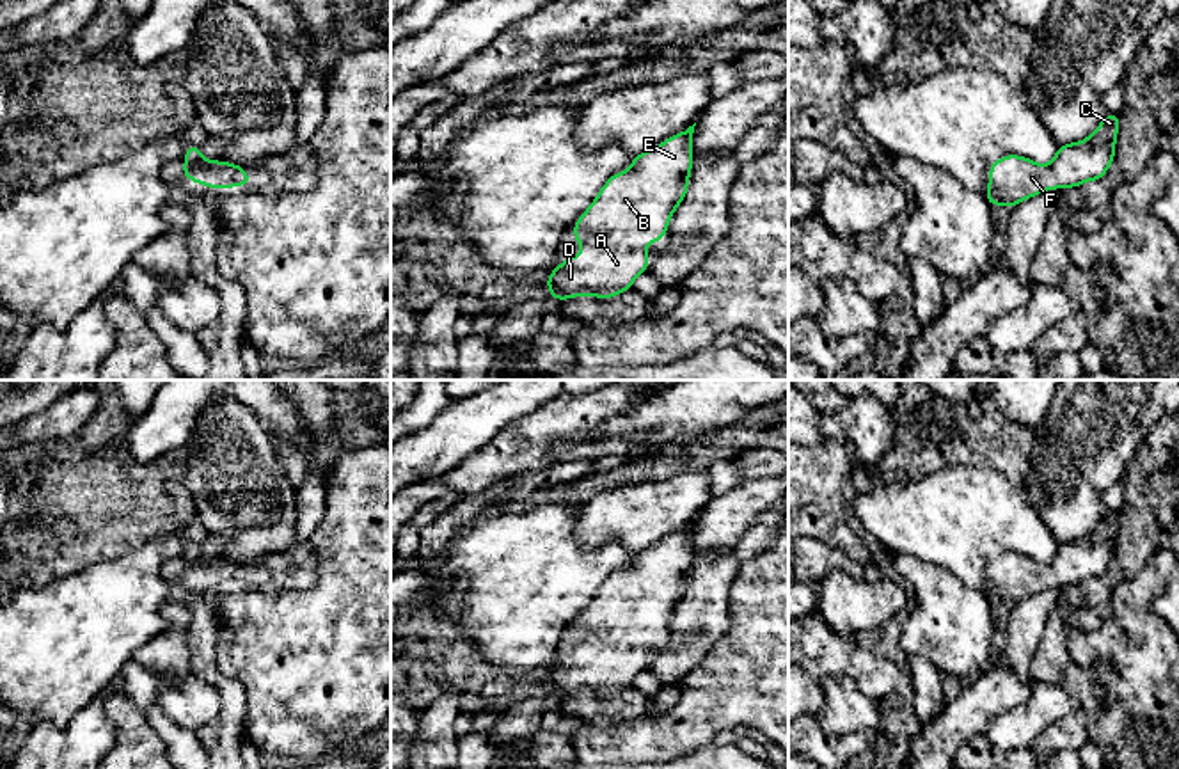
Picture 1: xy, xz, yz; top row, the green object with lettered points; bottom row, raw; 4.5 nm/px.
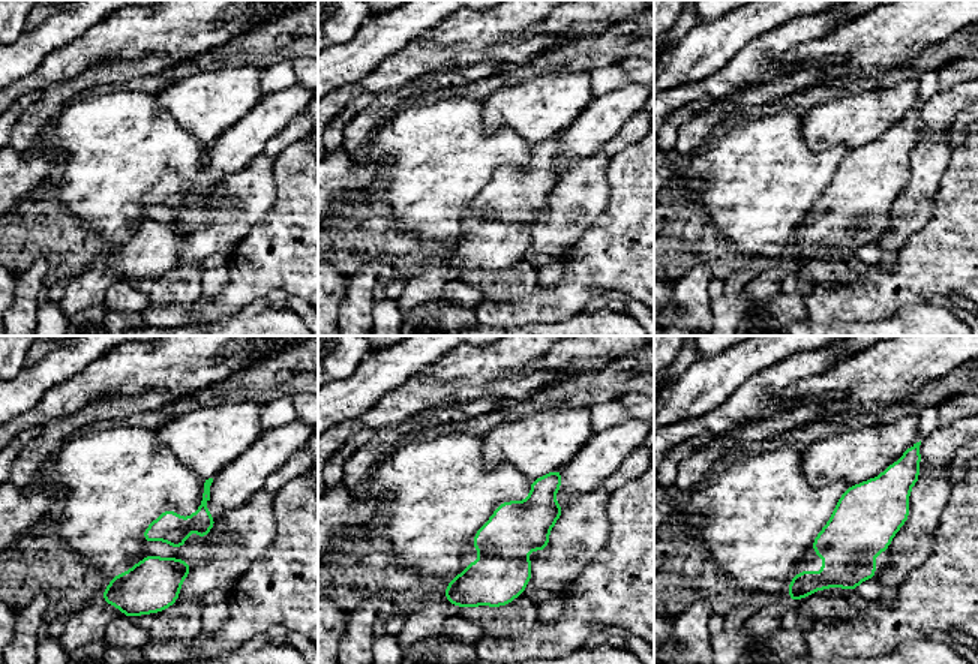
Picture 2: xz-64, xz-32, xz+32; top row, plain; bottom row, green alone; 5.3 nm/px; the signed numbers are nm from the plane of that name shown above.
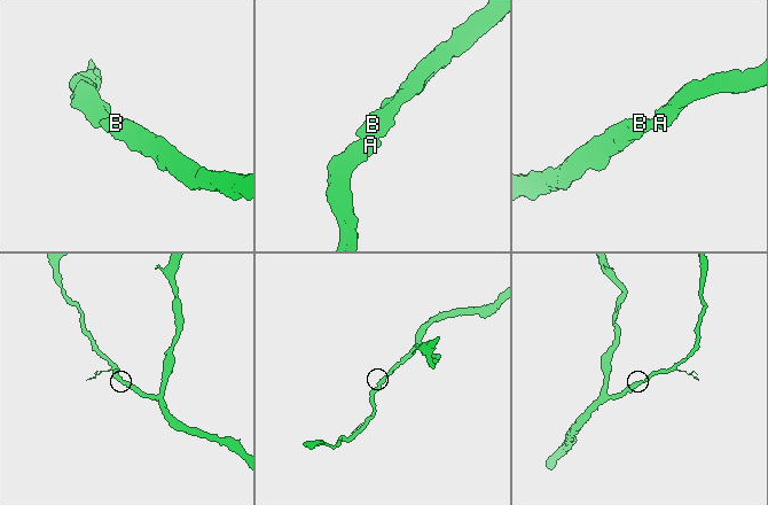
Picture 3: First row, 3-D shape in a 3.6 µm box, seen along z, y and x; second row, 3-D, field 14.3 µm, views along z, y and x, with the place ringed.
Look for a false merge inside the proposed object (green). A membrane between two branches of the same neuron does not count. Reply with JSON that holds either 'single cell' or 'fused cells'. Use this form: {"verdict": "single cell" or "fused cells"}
{"verdict": "single cell"}

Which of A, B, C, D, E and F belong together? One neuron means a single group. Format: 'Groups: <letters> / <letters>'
Groups: A B C D E F

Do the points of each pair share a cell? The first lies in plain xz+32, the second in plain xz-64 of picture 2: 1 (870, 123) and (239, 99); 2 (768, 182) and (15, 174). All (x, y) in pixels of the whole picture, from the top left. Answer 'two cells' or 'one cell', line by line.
1: one cell
2: two cells

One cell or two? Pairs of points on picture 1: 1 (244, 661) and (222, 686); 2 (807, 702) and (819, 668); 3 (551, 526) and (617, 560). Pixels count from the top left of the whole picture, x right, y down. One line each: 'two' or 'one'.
1: two
2: two
3: one

